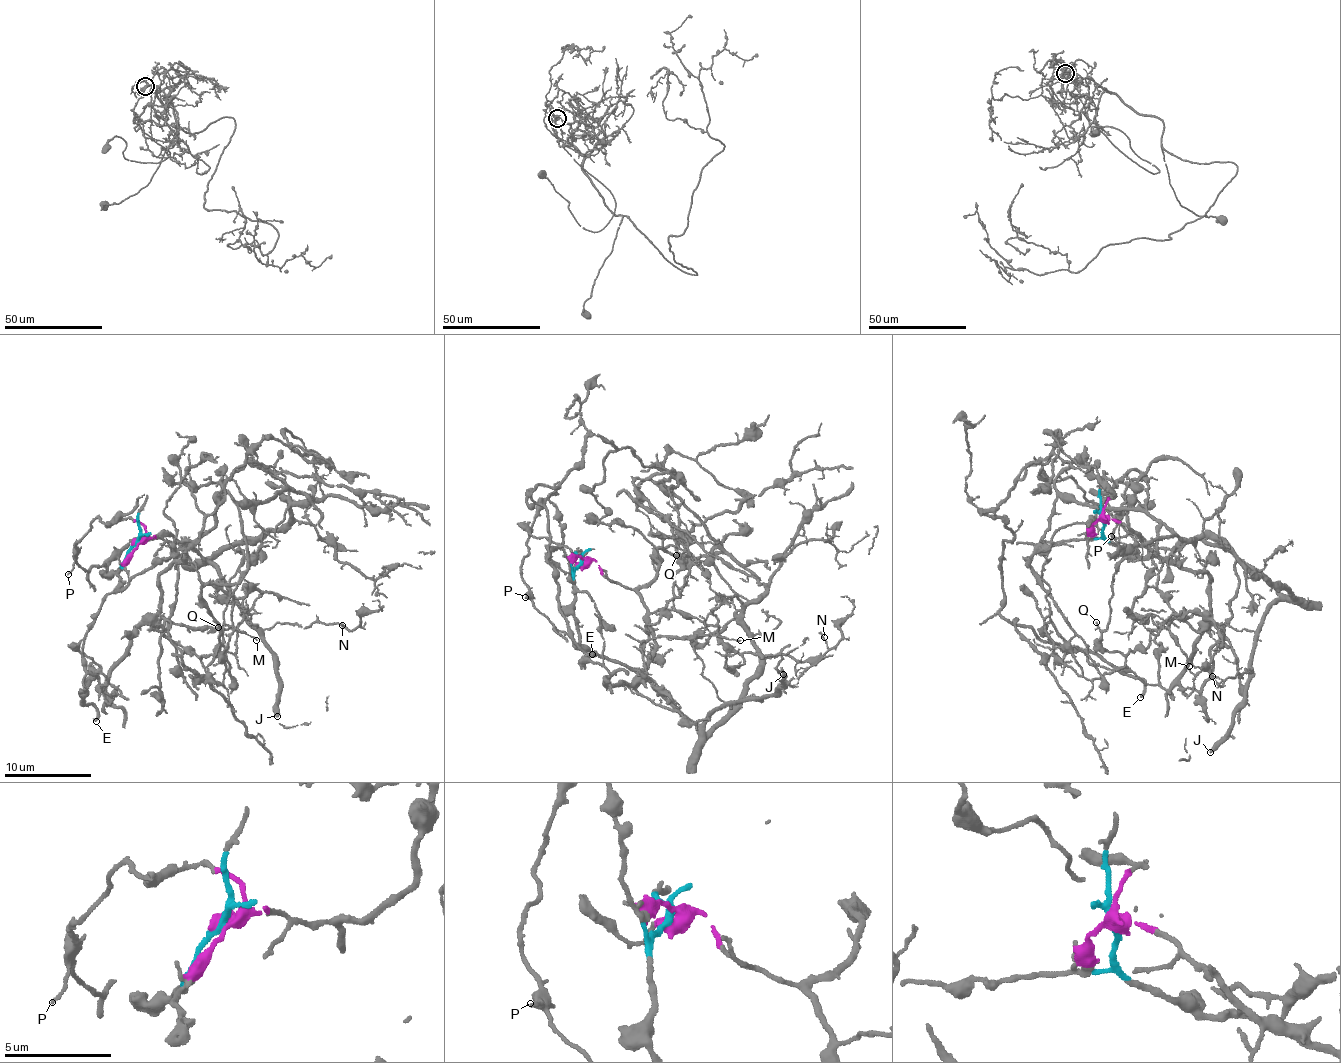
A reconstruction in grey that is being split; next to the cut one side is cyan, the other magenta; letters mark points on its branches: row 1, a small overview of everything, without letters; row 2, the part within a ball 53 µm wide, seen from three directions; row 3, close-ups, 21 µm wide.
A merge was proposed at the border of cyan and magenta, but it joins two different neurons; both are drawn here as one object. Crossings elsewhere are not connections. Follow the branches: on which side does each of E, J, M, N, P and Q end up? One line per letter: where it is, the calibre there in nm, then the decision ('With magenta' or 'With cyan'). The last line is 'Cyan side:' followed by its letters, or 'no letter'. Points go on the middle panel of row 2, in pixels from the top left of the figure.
E: Place: (592, 654). Thickness 240 nm. With magenta
J: Place: (783, 674). Thickness 400 nm. With cyan
M: Place: (740, 640). Thickness 120 nm. With magenta
N: Place: (824, 637). Thickness 130 nm. With cyan
P: Place: (525, 597). Thickness 150 nm. With cyan
Q: Place: (676, 555). Thickness 160 nm. With magenta
Cyan side: J, N, P

